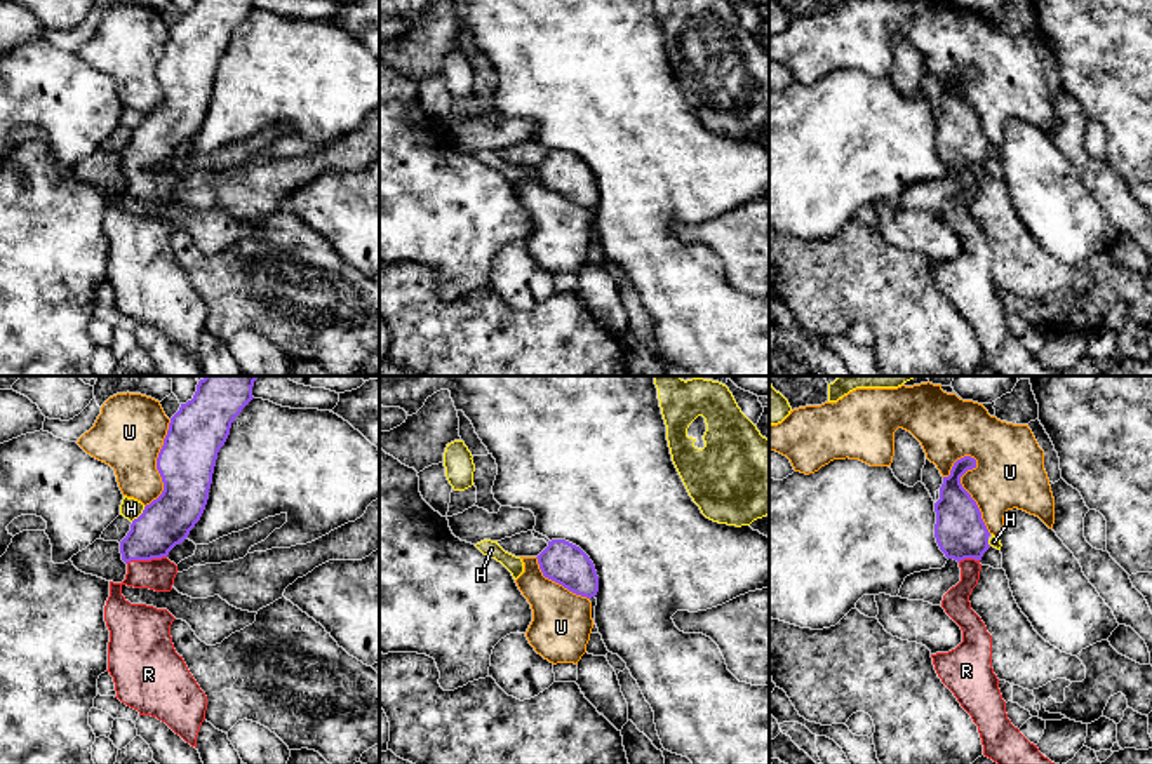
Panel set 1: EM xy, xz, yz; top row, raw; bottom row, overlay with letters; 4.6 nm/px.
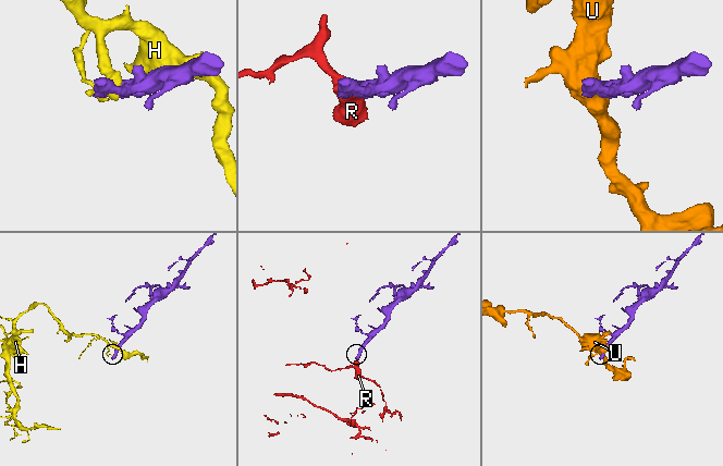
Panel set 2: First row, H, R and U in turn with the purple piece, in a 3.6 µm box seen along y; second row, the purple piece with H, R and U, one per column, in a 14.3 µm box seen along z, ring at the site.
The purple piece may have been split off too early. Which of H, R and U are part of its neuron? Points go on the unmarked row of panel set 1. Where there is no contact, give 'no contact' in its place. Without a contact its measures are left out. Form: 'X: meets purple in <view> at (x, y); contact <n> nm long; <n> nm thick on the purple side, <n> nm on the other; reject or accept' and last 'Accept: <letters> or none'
H: meets purple in xy at (140, 126); contact 100 nm long; 220 nm thick on the purple side, 100 nm on the other; reject
R: meets purple in xy at (145, 169); contact 190 nm long; 220 nm thick on the purple side, 150 nm on the other; accept
U: meets purple in yz at (966, 101); contact 380 nm long; 240 nm thick on the purple side, 320 nm on the other; reject
Accept: R

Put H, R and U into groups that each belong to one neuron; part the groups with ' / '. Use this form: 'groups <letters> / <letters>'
groups H / R / U

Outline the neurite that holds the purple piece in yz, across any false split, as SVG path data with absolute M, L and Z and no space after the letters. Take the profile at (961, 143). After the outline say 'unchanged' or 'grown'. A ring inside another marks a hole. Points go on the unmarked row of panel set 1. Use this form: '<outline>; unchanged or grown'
M957 70L943 87L940 110L934 113L934 148L947 169L961 178L961 191L941 211L945 223L961 237L962 252L948 261L931 265L941 292L978 336L983 365L999 376L1060 376L1044 367L1006 324L999 289L992 278L992 245L971 219L969 205L978 195L981 167L990 158L988 139L961 87L976 78L976 70Z; grown

